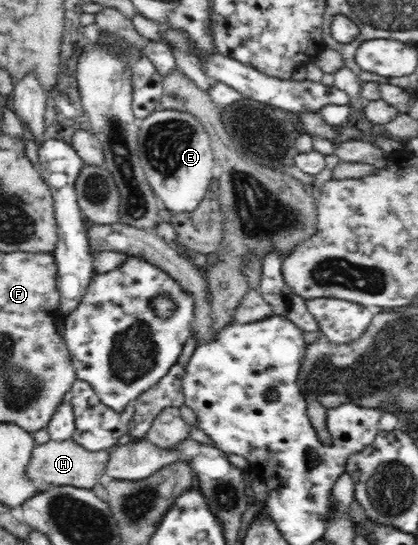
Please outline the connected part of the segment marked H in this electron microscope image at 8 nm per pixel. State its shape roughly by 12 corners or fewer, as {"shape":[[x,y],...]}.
{"shape":[[72,440],[41,443],[30,480],[92,489],[105,483],[109,450]]}

